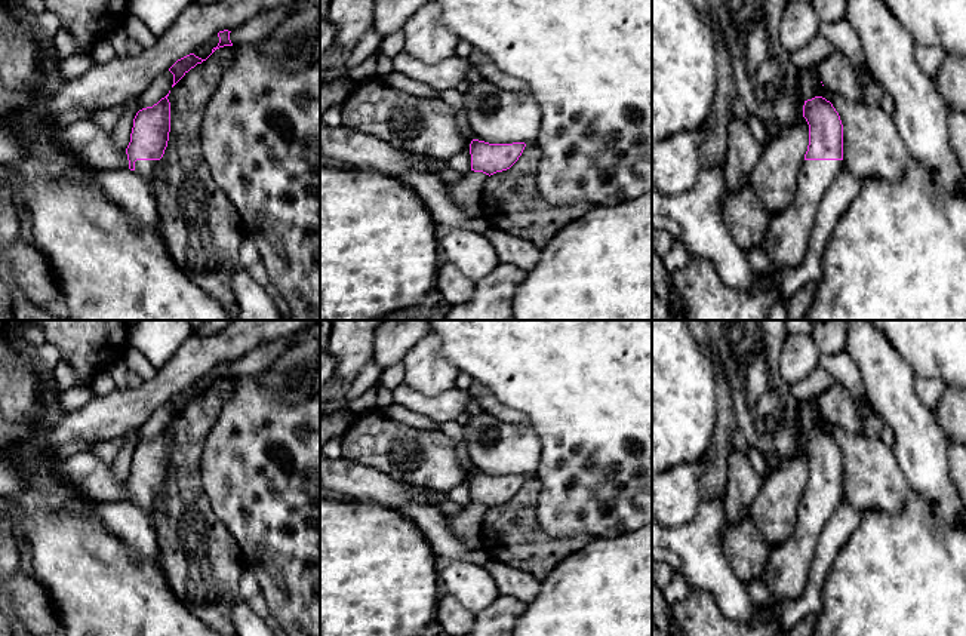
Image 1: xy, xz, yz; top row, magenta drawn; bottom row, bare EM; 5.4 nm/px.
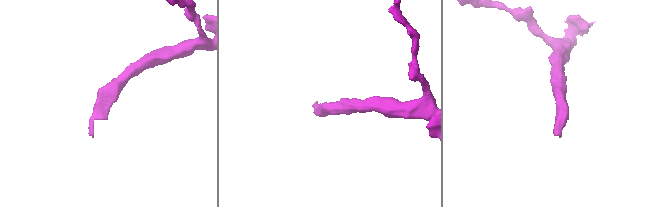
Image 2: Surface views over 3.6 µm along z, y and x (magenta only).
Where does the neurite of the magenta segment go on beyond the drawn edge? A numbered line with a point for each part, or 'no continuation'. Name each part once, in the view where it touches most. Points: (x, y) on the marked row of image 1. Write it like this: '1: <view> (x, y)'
1: yz (787, 239)

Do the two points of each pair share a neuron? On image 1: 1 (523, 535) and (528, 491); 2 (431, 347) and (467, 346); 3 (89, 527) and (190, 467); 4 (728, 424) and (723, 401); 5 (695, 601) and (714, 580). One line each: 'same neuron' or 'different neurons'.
1: same neuron
2: different neurons
3: different neurons
4: same neuron
5: different neurons

